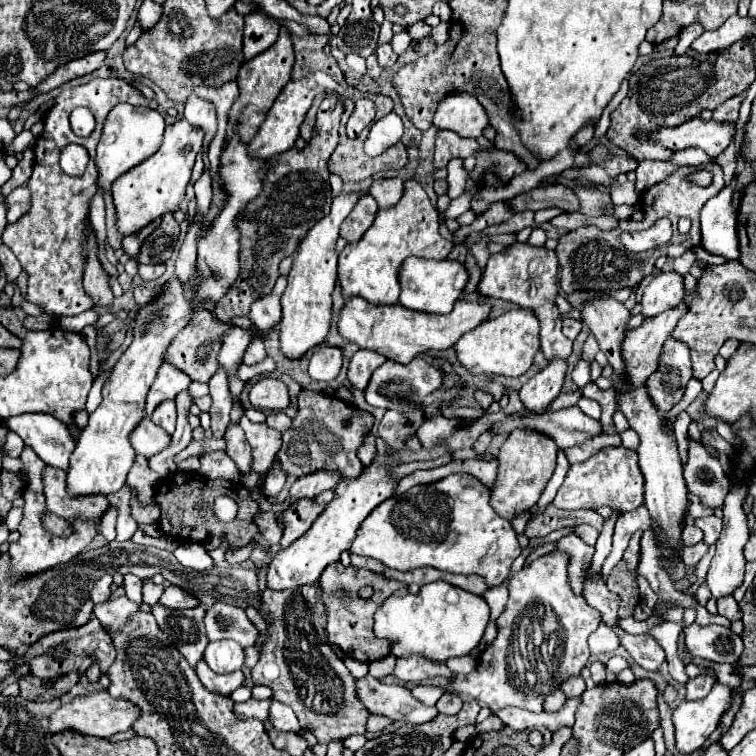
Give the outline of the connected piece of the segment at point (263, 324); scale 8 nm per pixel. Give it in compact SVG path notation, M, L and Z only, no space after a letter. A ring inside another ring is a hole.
M280 276L274 290L268 296L264 296L252 304L248 318L256 328L274 328L280 322L280 318L282 318L280 296L282 296L284 288L286 288L286 276Z

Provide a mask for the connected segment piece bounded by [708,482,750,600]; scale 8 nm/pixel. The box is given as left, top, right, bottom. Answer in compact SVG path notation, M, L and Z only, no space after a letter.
M742 482L740 486L736 486L726 496L726 502L722 506L722 510L724 510L724 516L722 516L724 528L722 528L722 534L720 534L720 538L716 542L716 554L714 554L710 570L708 570L708 586L710 586L712 596L716 600L720 600L724 596L732 596L734 590L742 584L742 578L744 578L744 564L746 564L746 560L744 560L742 548L744 548L744 544L748 542L748 536L750 536L750 530L746 526L746 514L742 510L742 502L744 502L746 492L748 492L748 486L746 486L746 482Z

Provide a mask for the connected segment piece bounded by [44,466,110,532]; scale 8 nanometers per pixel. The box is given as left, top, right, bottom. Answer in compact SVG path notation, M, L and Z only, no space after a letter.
M44 468L44 496L46 508L68 522L94 522L96 532L100 532L100 518L110 508L106 496L68 496L66 492L66 472Z

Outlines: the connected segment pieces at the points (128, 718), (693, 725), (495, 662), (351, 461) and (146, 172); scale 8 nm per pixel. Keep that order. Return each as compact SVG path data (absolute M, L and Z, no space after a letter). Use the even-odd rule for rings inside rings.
M94 692L88 696L78 696L72 702L64 704L50 716L50 734L72 730L82 736L110 738L116 732L132 728L132 722L138 718L138 708L128 700L114 700L108 692Z
M716 682L710 694L702 700L680 702L672 710L676 748L682 754L692 754L702 748L704 740L716 730L724 710L730 706L732 688Z
M550 552L550 554L536 558L528 566L524 566L520 572L512 574L512 578L508 580L510 598L508 598L504 614L496 622L498 636L484 650L484 654L480 656L480 662L472 674L468 674L468 676L458 674L456 680L450 682L450 686L456 692L472 696L480 704L488 706L492 712L496 712L504 706L516 706L516 708L524 708L530 712L540 712L542 700L544 700L542 696L554 692L570 676L580 674L580 670L586 666L588 656L590 656L588 636L590 636L590 632L594 632L598 628L602 618L600 618L598 610L594 610L584 598L580 598L572 592L570 580L568 580L568 562L570 562L570 556L566 552ZM528 638L532 640L532 644L536 644L536 650L528 650Z
M302 390L298 394L298 416L292 422L292 428L282 436L282 450L278 452L278 462L288 476L300 478L302 474L312 474L314 470L338 470L340 478L356 478L362 474L364 466L360 464L356 452L342 452L342 446L360 448L366 430L372 428L372 416L346 406L338 398L326 398L314 390Z
M186 118L174 120L164 130L164 142L156 154L152 154L146 162L138 164L134 170L122 174L114 186L114 206L118 212L118 230L126 234L138 232L142 226L152 222L154 218L178 210L178 204L184 200L184 192L194 168L194 160L202 150L206 132L200 126L192 126Z

